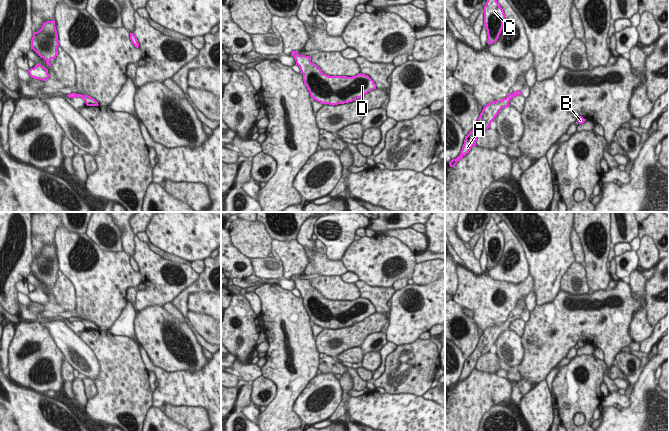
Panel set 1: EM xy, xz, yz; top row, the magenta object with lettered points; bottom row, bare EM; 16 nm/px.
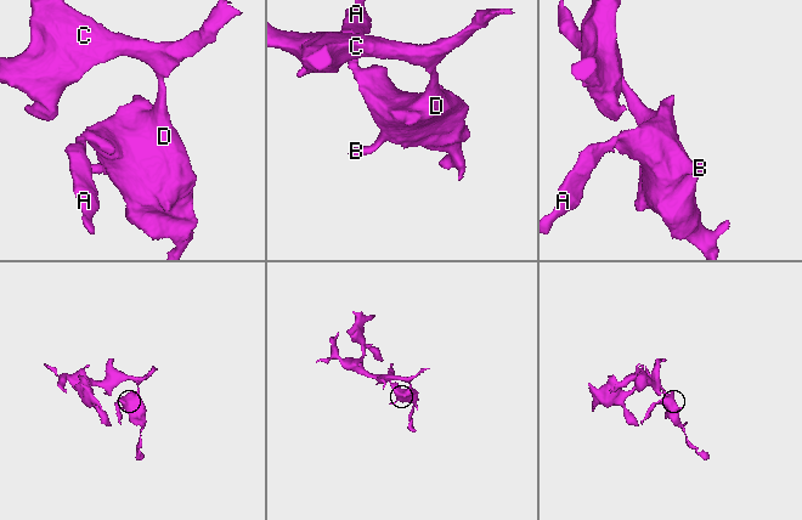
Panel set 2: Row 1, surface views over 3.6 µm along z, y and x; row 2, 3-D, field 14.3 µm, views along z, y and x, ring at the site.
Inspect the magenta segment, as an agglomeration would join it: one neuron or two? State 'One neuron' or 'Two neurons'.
One neuron.

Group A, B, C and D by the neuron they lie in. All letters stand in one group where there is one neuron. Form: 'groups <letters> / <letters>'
groups A B C D

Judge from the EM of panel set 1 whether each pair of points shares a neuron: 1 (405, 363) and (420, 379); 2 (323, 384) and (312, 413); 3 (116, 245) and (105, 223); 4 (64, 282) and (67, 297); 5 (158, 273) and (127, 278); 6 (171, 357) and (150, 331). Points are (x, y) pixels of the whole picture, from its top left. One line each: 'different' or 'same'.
1: same
2: same
3: same
4: same
5: different
6: same

